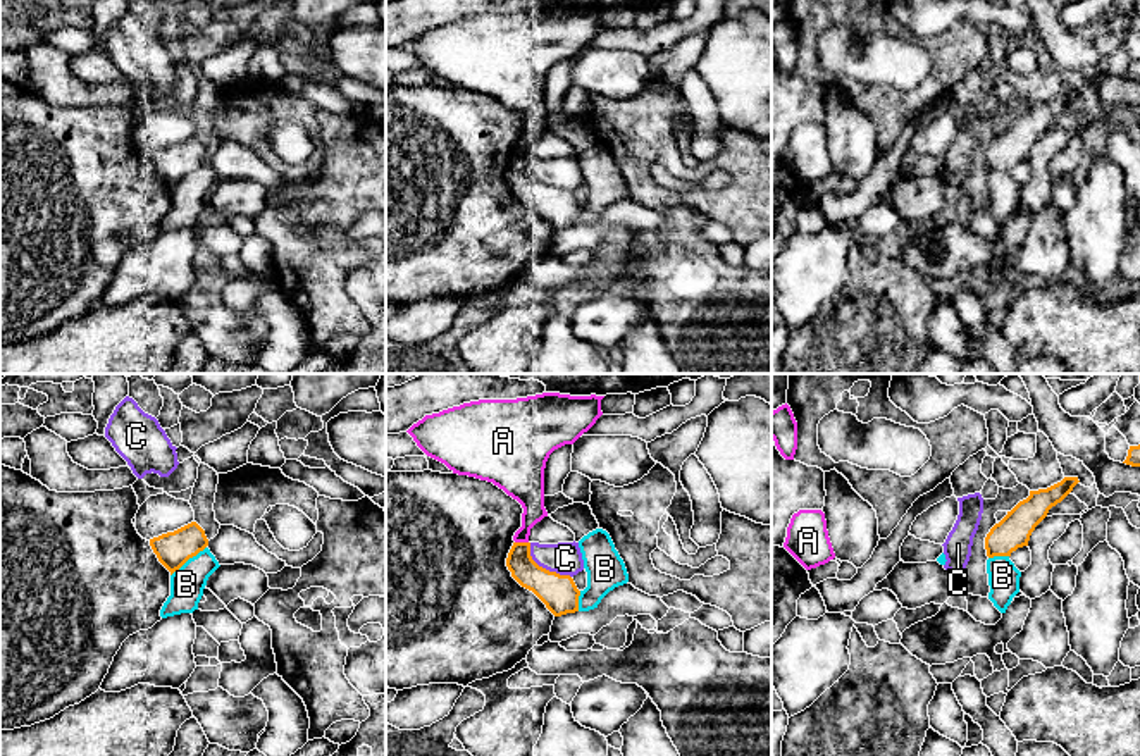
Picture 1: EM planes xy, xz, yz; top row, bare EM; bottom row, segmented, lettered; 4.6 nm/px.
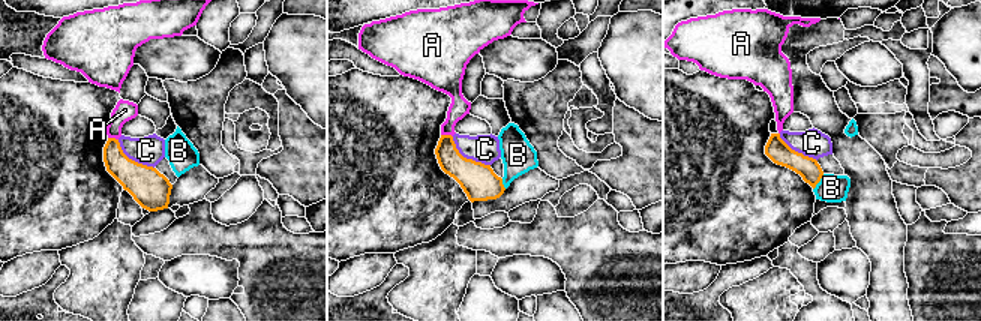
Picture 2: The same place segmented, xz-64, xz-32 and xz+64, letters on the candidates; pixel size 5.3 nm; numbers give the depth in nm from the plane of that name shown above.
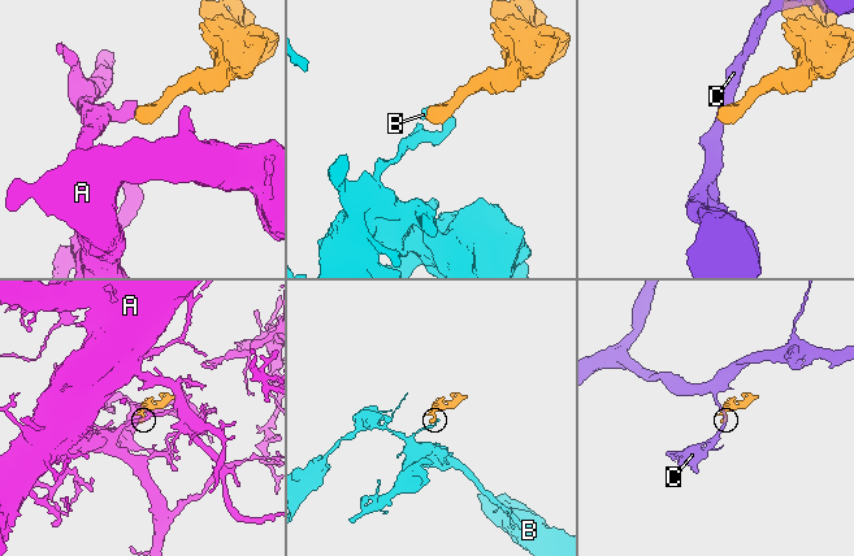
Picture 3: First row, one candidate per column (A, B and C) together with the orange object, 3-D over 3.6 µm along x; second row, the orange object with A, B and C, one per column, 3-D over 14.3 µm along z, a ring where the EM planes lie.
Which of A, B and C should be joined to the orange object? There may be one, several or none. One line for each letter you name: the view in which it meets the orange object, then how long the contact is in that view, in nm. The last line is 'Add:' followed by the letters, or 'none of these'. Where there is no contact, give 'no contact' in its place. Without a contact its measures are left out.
Add: none of these

